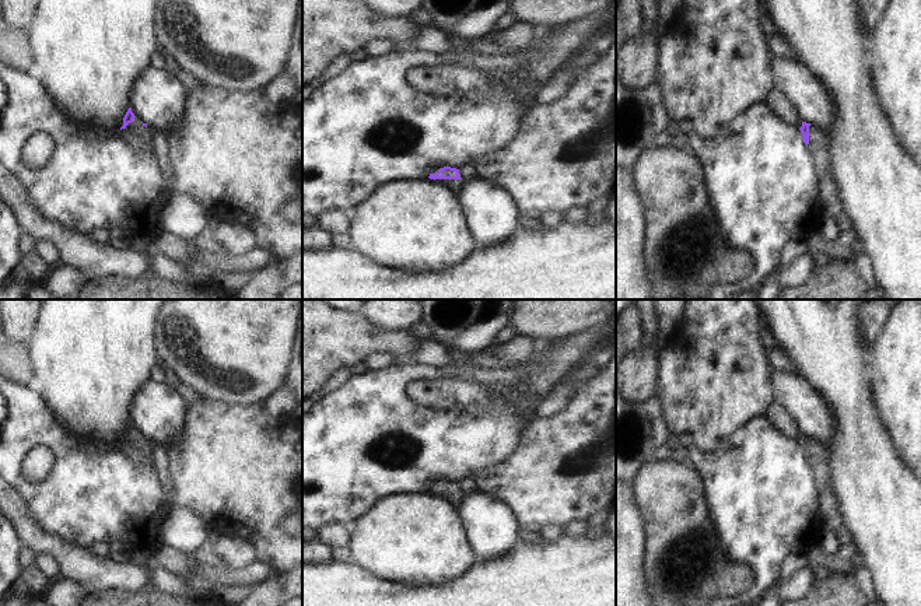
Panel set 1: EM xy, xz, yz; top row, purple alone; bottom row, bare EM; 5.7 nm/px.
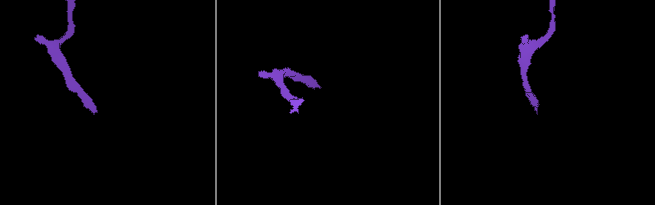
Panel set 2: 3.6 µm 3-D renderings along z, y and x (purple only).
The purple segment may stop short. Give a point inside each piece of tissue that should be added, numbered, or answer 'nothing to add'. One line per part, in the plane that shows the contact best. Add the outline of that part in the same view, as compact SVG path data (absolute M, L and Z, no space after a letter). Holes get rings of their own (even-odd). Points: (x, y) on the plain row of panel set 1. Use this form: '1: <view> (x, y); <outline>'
1: xz (454, 498); M435 493L437 497L448 500L455 507L462 501L463 493Z

